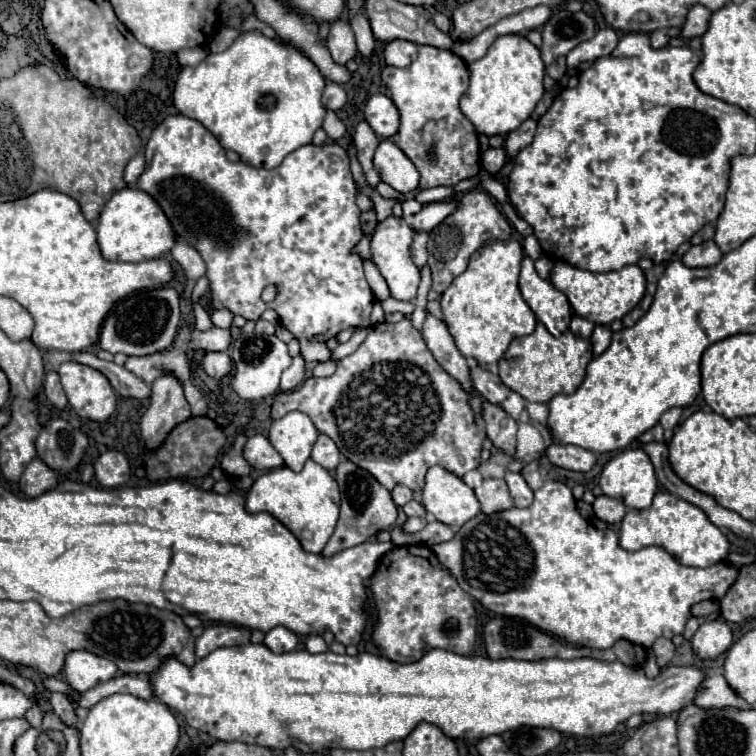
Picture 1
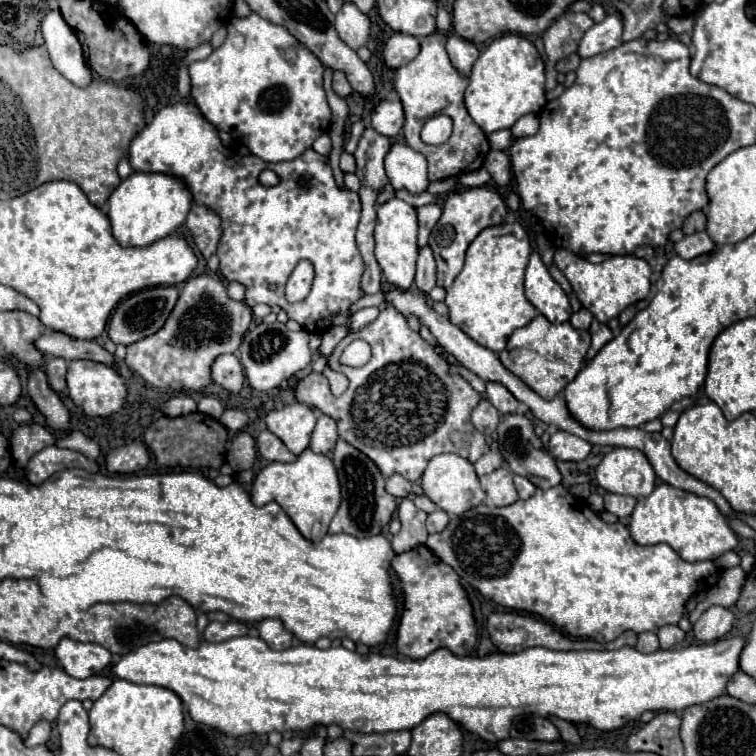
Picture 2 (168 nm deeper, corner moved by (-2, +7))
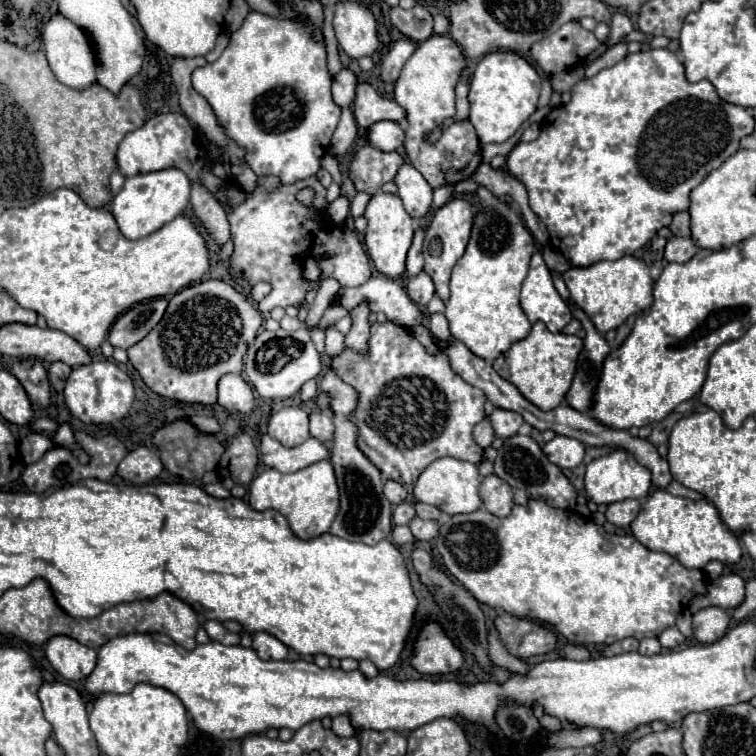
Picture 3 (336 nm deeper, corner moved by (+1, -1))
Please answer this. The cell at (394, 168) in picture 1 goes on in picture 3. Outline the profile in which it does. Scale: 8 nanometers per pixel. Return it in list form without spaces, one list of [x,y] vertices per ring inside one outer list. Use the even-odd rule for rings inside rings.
[[[405,162],[393,182],[397,184],[397,196],[401,198],[407,214],[413,218],[423,218],[431,208],[433,188],[421,176],[421,172]]]

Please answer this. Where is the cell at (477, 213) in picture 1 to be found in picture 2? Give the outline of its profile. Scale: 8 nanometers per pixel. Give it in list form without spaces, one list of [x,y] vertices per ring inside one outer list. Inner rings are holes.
[[[462,188],[456,192],[450,192],[444,208],[442,208],[442,216],[436,222],[436,226],[432,228],[428,246],[434,252],[434,260],[438,266],[438,286],[440,288],[450,288],[454,278],[460,274],[462,266],[464,266],[464,254],[466,248],[470,246],[470,242],[488,226],[494,224],[502,224],[506,220],[506,204],[500,198],[500,194],[496,190],[490,188]]]

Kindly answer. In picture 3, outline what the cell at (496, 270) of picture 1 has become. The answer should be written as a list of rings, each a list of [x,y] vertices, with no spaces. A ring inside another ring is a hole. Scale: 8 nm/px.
[[[483,186],[477,190],[477,198],[481,206],[467,250],[451,274],[451,298],[445,316],[455,340],[463,342],[479,358],[493,362],[531,330],[531,322],[519,306],[519,292],[529,270],[531,254],[535,252],[535,240],[513,206],[501,202]]]

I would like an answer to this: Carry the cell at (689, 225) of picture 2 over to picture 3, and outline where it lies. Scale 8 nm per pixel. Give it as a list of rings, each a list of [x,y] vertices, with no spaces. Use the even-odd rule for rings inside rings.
[[[687,212],[675,214],[669,230],[671,230],[675,236],[689,236],[689,234],[691,234],[691,232],[689,232],[689,214],[687,214]]]

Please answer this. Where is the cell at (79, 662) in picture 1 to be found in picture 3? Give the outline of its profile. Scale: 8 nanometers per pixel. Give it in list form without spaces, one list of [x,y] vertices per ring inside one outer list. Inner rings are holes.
[[[53,636],[45,646],[45,656],[55,672],[69,682],[85,680],[97,666],[97,650],[69,636]]]

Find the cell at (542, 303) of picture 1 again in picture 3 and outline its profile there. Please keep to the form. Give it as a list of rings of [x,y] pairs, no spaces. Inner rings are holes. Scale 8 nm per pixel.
[[[539,252],[533,254],[529,274],[523,280],[521,308],[531,322],[543,322],[551,332],[561,332],[573,318],[569,306],[555,290],[551,272]]]

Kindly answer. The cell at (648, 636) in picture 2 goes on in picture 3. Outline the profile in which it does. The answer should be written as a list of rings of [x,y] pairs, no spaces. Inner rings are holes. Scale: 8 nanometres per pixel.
[[[643,638],[637,652],[641,652],[643,656],[653,656],[653,654],[661,652],[661,644],[657,638]]]

